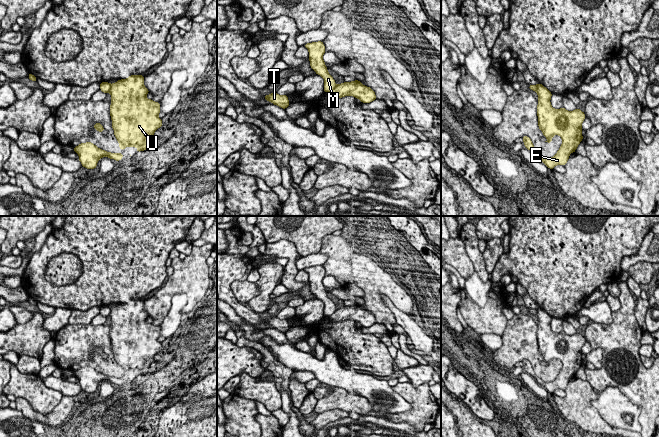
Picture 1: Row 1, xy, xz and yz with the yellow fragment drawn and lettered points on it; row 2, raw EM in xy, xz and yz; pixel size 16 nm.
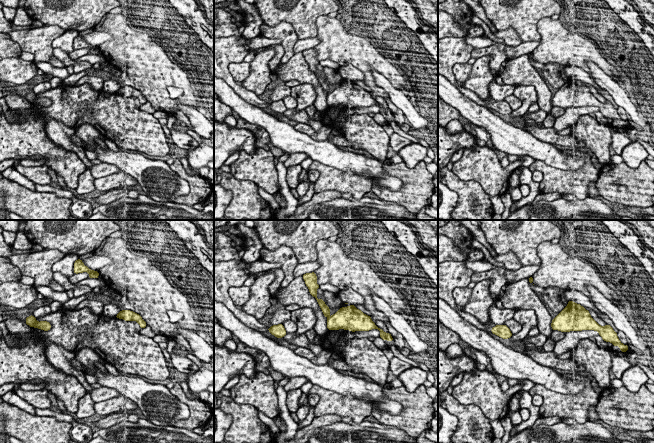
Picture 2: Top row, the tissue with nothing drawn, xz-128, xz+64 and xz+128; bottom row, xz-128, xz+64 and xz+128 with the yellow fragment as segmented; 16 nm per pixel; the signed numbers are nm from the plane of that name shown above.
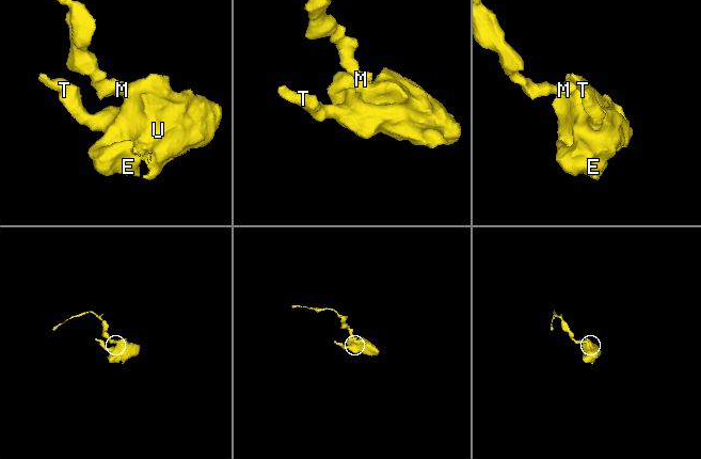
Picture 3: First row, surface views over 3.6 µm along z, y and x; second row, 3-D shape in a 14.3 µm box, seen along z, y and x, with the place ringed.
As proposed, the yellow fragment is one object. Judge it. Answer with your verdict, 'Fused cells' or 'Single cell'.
Fused cells

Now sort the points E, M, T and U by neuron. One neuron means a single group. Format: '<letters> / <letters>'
E T U / M

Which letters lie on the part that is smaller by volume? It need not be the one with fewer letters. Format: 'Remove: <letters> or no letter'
Remove: M

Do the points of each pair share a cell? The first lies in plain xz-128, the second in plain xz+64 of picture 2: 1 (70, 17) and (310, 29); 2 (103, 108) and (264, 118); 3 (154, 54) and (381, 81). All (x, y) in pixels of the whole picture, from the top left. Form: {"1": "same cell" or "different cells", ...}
{"1": "same cell", "2": "different cells", "3": "different cells"}

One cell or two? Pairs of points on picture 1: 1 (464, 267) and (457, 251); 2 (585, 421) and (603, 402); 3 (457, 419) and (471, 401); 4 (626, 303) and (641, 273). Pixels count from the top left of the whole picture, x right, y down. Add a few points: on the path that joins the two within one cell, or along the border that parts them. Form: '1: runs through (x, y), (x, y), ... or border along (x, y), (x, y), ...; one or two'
1: runs through (462, 263), (457, 255); one
2: border along (594, 391), (596, 398), (591, 403), (610, 426); two
3: border along (460, 401), (467, 407); two
4: border along (626, 281), (618, 283); two

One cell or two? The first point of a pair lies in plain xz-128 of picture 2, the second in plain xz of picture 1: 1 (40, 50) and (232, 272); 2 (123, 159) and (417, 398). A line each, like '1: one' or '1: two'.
1: two
2: two

